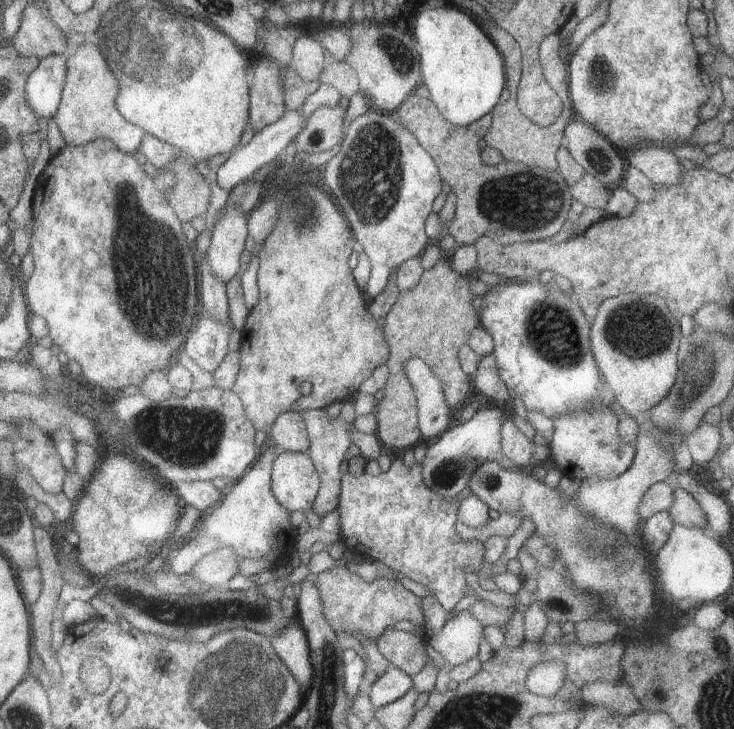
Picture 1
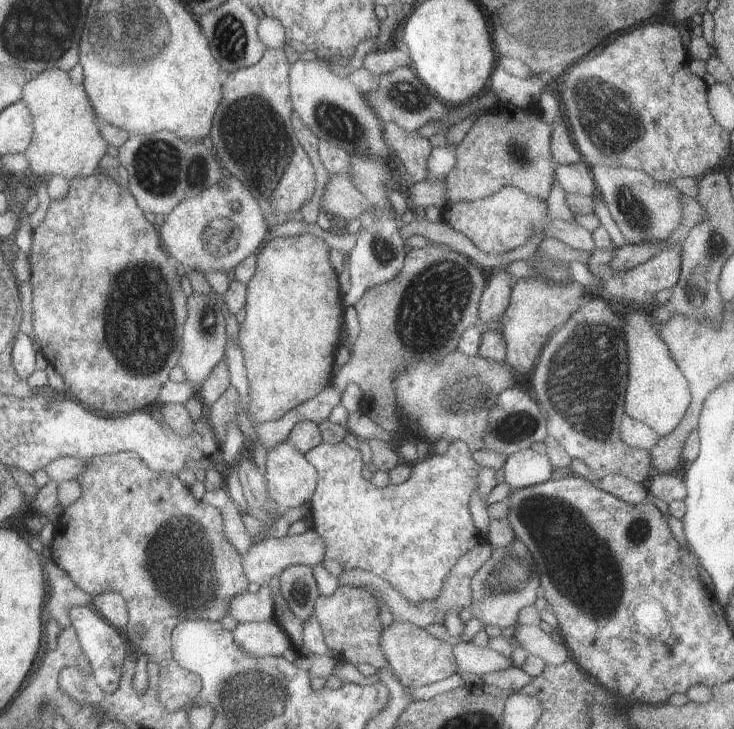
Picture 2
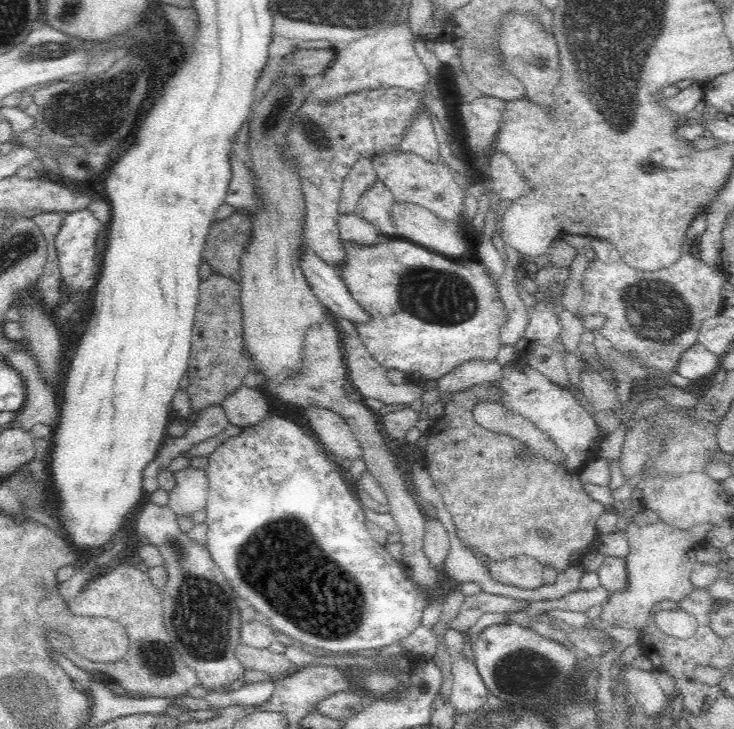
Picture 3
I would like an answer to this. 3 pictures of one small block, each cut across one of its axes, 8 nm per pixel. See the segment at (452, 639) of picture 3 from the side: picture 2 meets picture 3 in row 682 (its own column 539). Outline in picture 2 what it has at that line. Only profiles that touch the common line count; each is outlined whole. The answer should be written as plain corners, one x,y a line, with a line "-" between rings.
521,450
517,454
511,454
503,464
505,484
511,490
547,482
551,480
553,470
555,468
547,460
547,454
537,454
533,450

